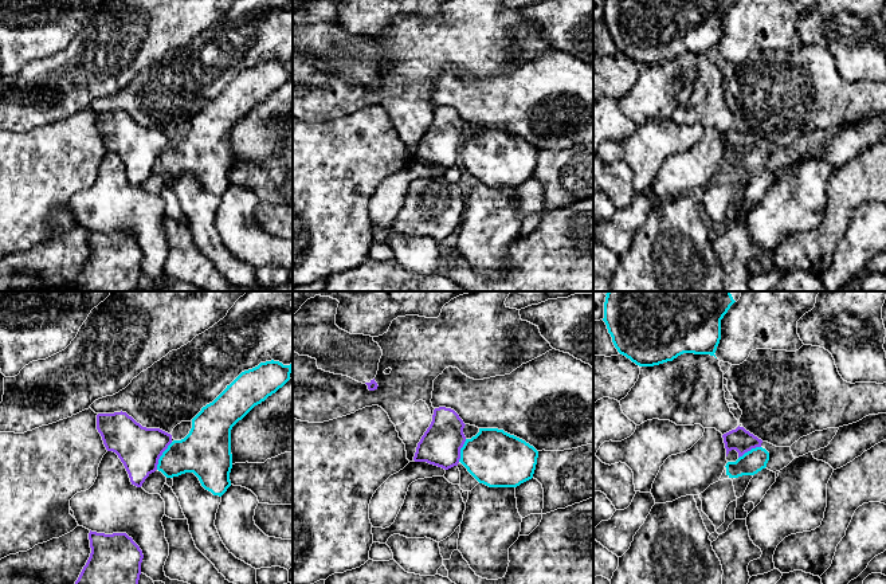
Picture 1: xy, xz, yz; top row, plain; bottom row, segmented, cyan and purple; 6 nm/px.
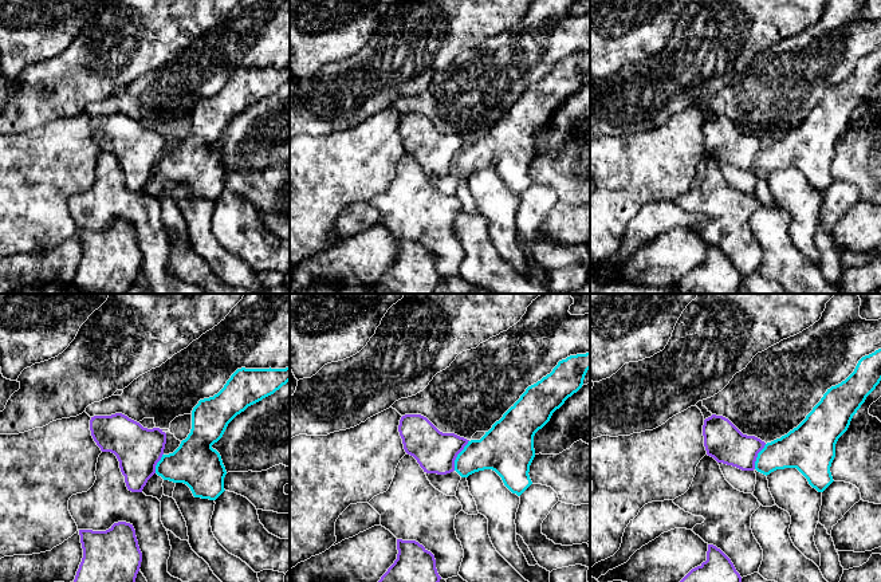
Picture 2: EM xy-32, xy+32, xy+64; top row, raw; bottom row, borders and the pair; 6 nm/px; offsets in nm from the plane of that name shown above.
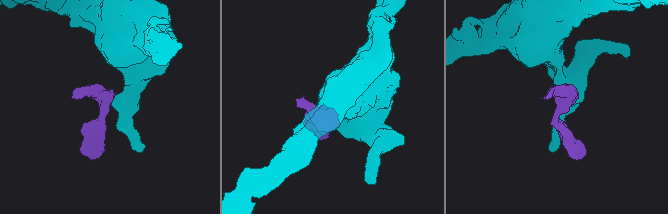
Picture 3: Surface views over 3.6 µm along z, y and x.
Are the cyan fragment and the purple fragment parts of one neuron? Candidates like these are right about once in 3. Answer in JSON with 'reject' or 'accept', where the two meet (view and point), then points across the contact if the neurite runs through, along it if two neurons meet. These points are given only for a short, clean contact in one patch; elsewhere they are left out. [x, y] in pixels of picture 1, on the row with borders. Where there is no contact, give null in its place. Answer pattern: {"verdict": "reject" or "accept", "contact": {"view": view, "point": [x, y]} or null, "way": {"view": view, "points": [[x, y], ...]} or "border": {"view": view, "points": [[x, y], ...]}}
{"verdict": "reject", "contact": {"view": "xy", "point": [161, 455]}, "border": {"view": "xy", "points": [[172, 442], [160, 457], [156, 469]]}}

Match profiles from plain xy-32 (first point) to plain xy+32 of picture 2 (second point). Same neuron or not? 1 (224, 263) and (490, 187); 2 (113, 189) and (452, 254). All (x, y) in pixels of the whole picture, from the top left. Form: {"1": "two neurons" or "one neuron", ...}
{"1": "one neuron", "2": "one neuron"}

